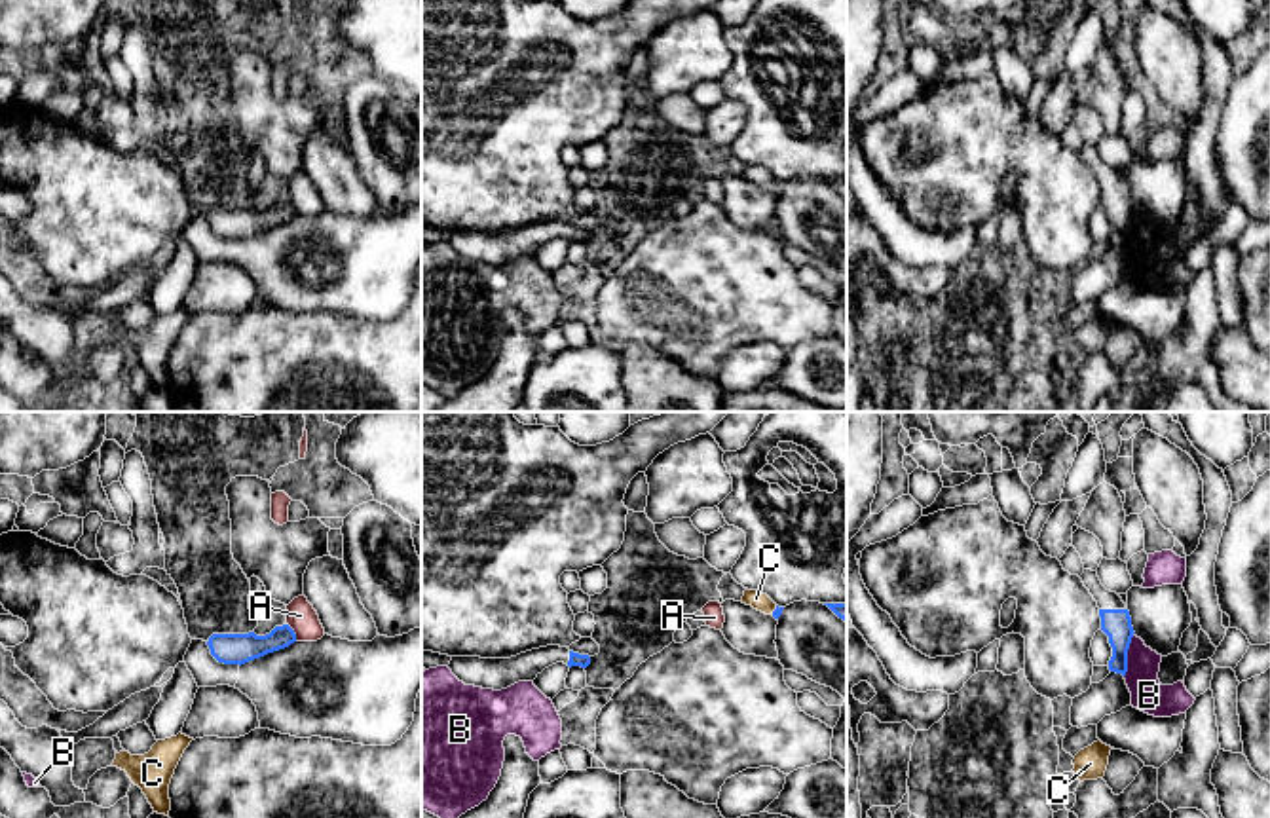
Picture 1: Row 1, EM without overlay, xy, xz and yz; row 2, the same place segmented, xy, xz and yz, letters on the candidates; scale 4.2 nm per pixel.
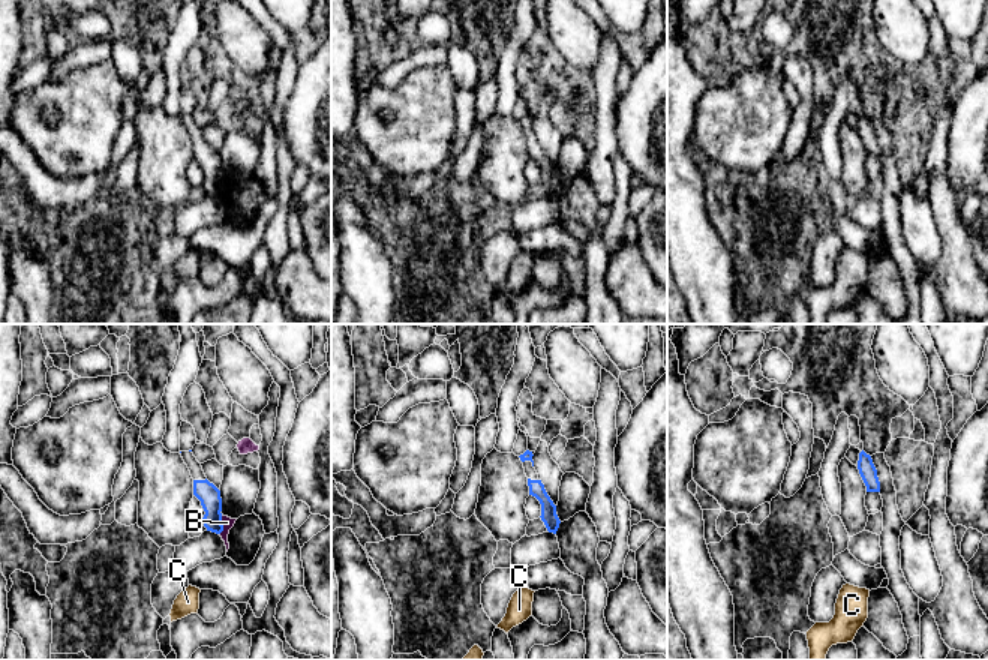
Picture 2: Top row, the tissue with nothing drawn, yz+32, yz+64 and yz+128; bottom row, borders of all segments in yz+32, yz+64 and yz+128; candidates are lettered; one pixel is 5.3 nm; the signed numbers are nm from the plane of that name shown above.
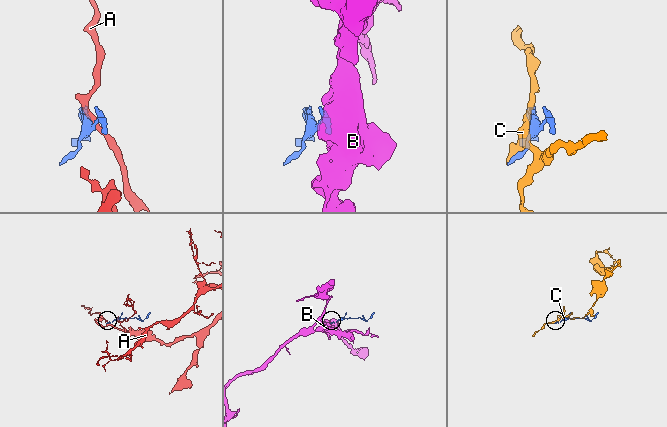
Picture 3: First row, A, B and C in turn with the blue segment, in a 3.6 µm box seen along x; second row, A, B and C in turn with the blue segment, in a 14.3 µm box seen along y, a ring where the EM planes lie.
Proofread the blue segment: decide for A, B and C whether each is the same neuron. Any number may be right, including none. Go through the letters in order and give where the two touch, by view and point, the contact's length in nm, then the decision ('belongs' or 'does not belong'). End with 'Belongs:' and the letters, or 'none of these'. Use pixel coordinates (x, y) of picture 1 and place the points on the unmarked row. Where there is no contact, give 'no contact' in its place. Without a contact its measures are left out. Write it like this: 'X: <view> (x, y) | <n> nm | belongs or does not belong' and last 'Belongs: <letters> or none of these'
A: xy (293, 207) | 90 nm | does not belong
B: yz (1126, 230) | 200 nm | does not belong
C: xz (775, 185) | 50 nm | does not belong
Belongs: none of these

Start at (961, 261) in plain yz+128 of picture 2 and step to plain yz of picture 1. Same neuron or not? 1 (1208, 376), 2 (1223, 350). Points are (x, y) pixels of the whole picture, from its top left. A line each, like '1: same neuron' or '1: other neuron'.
1: other neuron
2: same neuron

